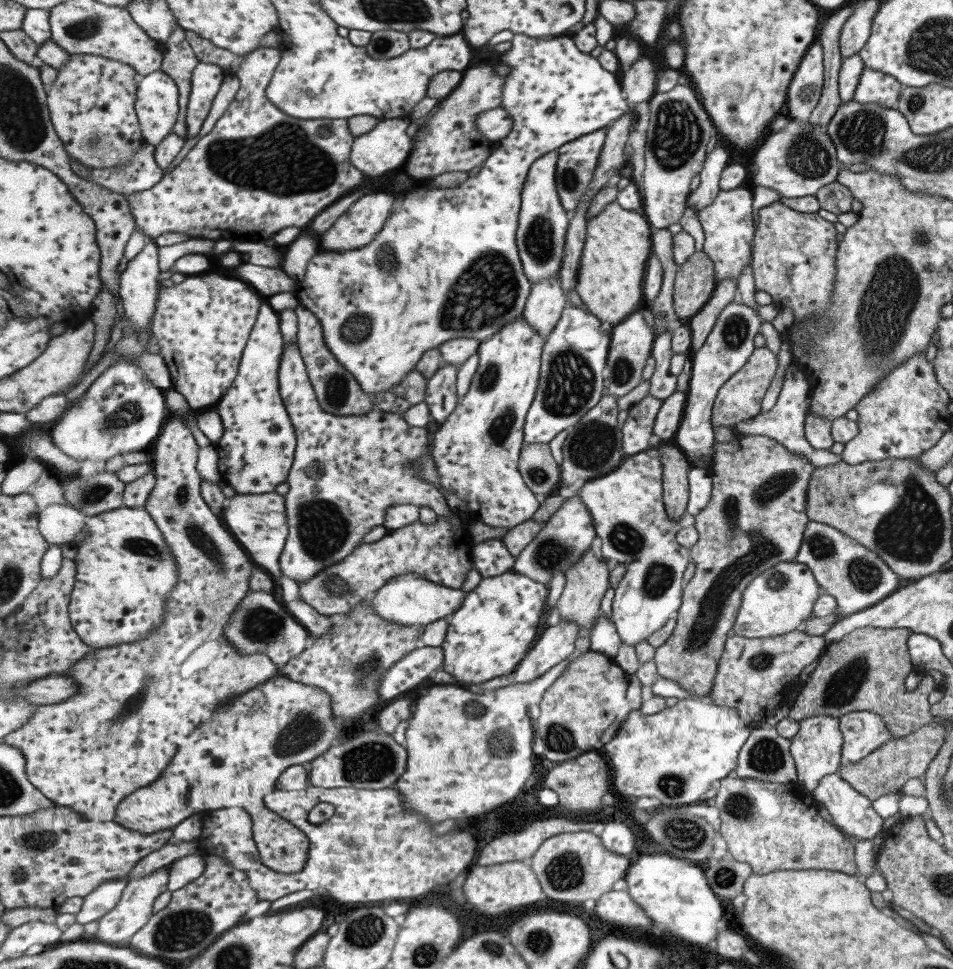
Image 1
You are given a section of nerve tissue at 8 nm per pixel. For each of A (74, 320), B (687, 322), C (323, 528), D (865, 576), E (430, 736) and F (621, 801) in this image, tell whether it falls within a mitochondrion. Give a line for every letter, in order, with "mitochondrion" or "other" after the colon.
A: other
B: other
C: mitochondrion
D: mitochondrion
E: other
F: other

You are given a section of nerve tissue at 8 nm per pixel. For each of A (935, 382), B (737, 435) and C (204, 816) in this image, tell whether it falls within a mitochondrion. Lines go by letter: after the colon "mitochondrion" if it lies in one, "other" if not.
A: other
B: other
C: other

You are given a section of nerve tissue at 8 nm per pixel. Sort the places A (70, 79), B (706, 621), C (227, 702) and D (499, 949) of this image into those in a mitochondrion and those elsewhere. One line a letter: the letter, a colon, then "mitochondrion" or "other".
A: other
B: mitochondrion
C: other
D: mitochondrion

